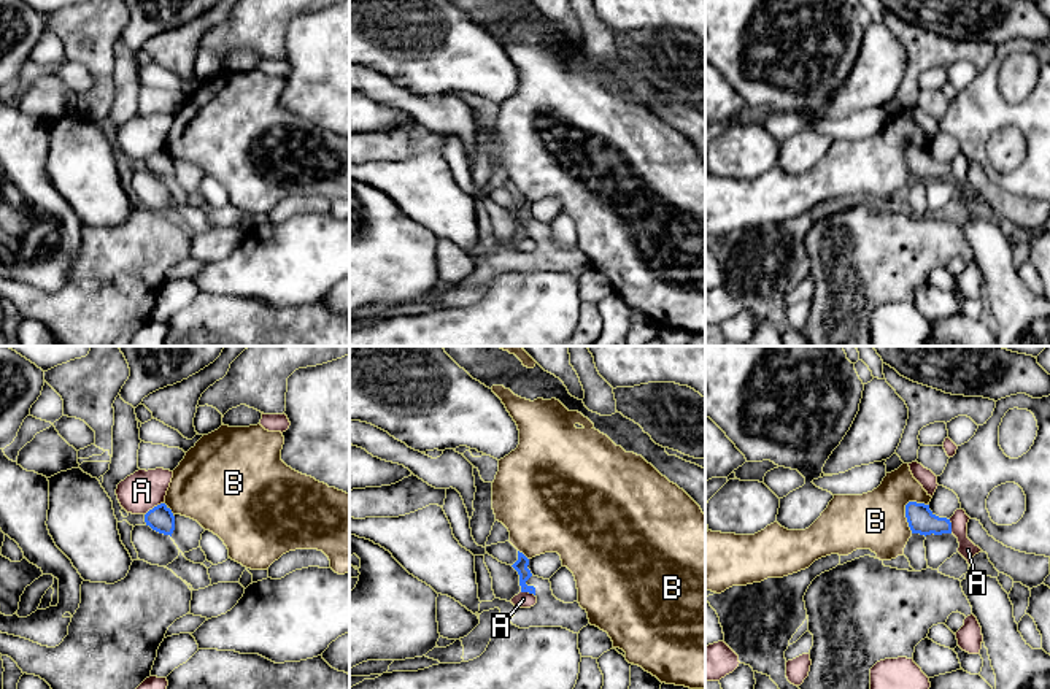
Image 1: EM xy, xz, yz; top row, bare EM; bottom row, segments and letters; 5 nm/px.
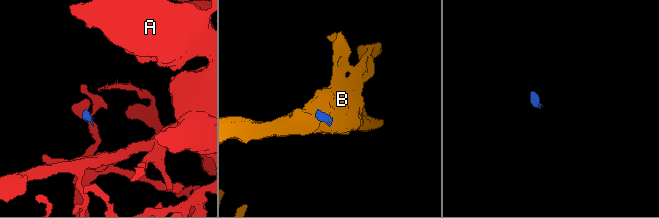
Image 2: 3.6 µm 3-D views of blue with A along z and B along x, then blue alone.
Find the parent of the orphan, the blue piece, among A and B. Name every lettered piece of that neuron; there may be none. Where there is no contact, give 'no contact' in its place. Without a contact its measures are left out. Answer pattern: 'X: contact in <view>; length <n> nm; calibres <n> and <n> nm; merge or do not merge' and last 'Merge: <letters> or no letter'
A: contact in xy; length 120 nm; calibres 130 and 200 nm; do not merge
B: contact in yz; length 180 nm; calibres 140 and 300 nm; do not merge
Merge: no letter

